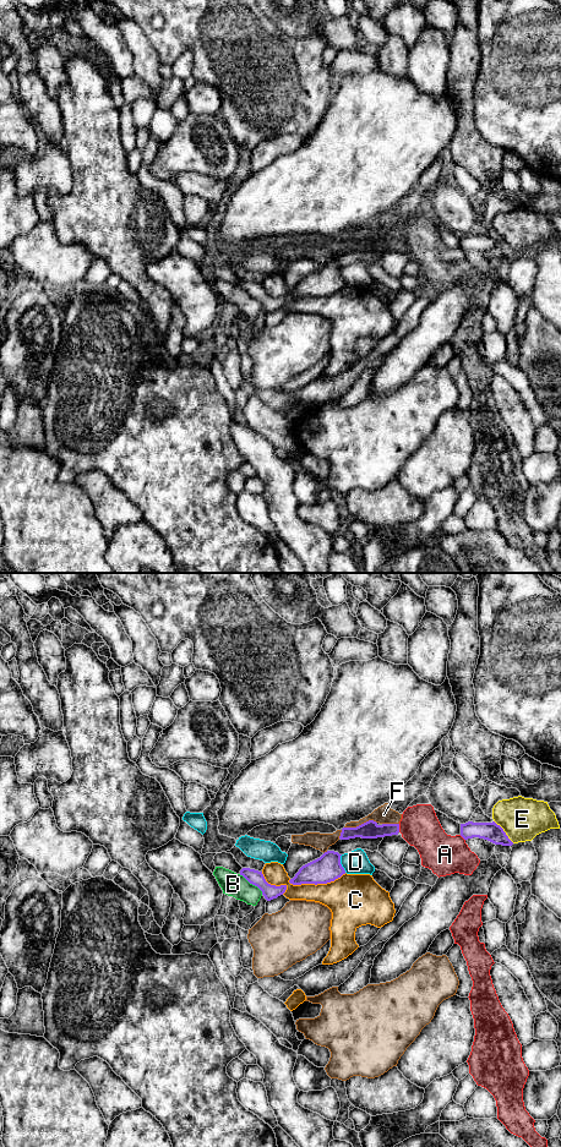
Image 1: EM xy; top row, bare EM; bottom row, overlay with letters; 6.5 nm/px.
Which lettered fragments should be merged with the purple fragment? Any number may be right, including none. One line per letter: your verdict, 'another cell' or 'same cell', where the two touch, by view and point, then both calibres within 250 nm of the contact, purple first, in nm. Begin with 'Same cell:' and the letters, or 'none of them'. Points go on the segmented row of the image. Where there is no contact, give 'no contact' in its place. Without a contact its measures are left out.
Same cell: none of them
A: another cell; meets purple in xy at (398, 828); 120 nm thick on the purple side, 260 nm on the other
B: another cell; meets purple in xy at (251, 883); 100 nm thick on the purple side, 150 nm on the other
C: another cell; meets purple in xy at (316, 884); 180 nm thick on the purple side, 320 nm on the other
D: another cell; meets purple in xy at (339, 863); 180 nm thick on the purple side, 160 nm on the other
E: another cell; meets purple in xy at (504, 831); 120 nm thick on the purple side, 280 nm on the other
F: another cell; meets purple in xy at (361, 824); 120 nm thick on the purple side, 120 nm on the other

